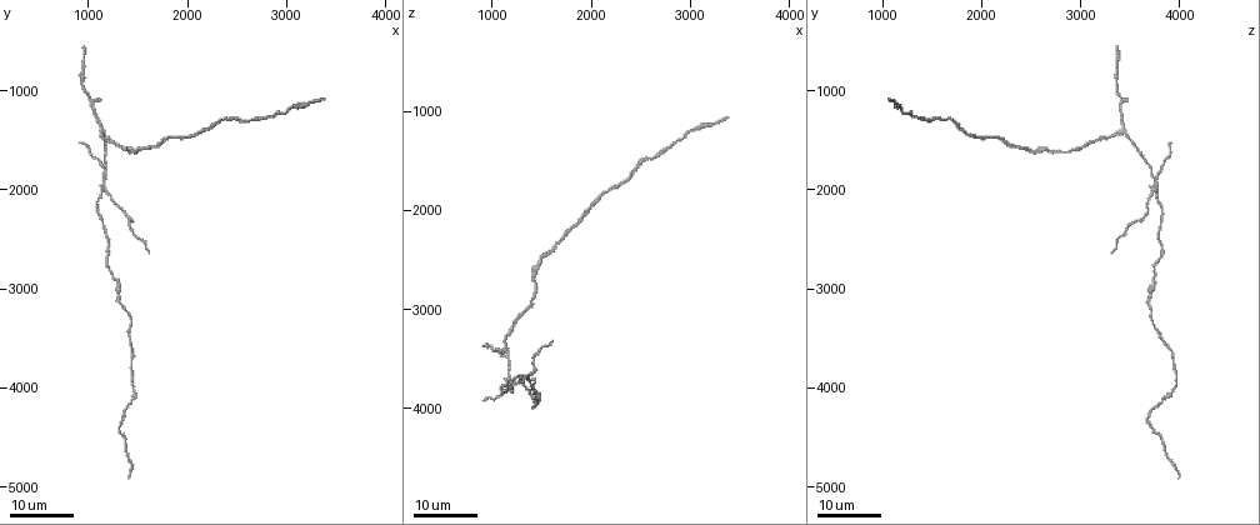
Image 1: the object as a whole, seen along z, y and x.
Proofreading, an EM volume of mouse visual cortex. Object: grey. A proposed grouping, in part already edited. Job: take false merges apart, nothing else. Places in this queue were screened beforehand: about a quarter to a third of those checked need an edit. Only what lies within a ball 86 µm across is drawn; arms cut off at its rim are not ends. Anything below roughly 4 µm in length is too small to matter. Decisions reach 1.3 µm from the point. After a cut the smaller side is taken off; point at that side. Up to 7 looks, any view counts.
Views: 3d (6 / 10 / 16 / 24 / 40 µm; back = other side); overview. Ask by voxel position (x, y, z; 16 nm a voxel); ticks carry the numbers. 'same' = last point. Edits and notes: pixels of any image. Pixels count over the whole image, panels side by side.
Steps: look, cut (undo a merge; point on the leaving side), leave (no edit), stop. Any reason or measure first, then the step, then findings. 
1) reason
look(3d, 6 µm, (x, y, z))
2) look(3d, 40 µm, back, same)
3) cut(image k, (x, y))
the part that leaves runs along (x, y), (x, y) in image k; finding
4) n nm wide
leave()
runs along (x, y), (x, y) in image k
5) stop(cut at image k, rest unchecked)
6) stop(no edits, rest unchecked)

sudden change in width
look(3d, 16 µm, (1460, 4140, 3840))

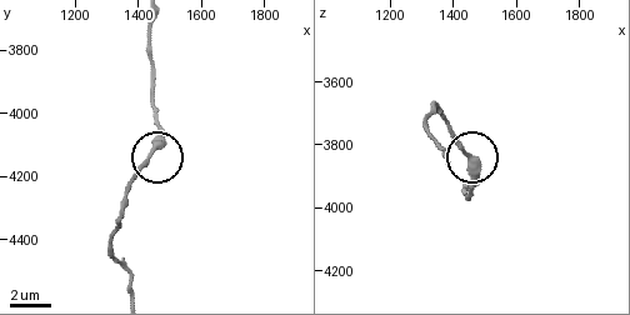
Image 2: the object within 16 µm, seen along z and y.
look(3d, 6 µm, (1430, 4130, 3820))

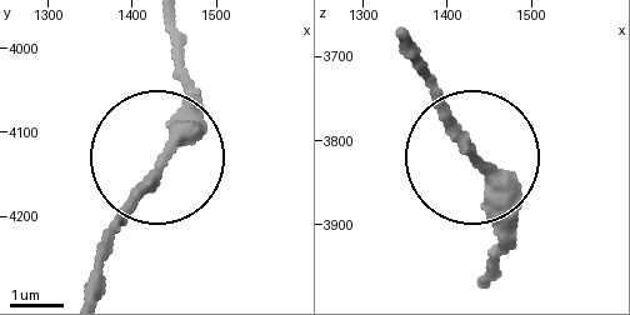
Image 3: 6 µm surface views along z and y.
from behind
look(3d, 6 µm, back, (1435, 4130, 3825))

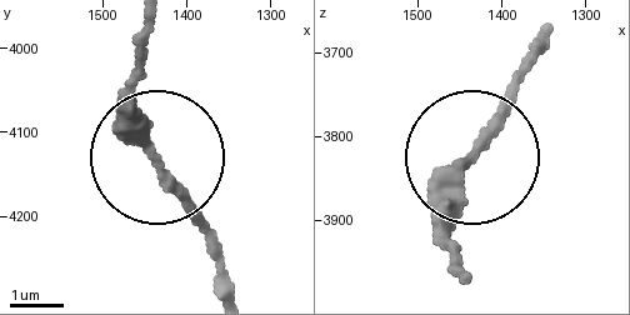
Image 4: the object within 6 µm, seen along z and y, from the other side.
leave()
one cell here

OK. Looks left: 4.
four-way junction
look(3d, 24 µm, (1160, 2000, 3740))

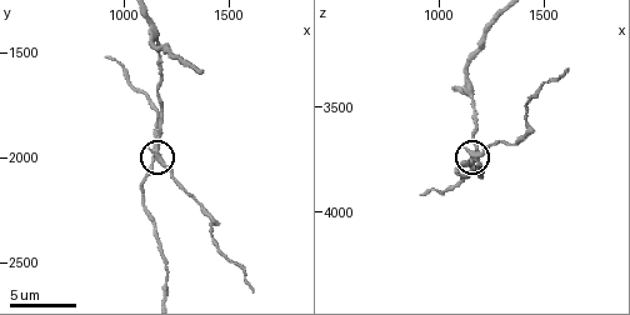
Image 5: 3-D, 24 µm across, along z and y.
look(3d, 10 µm, (1180, 2020, 3740))

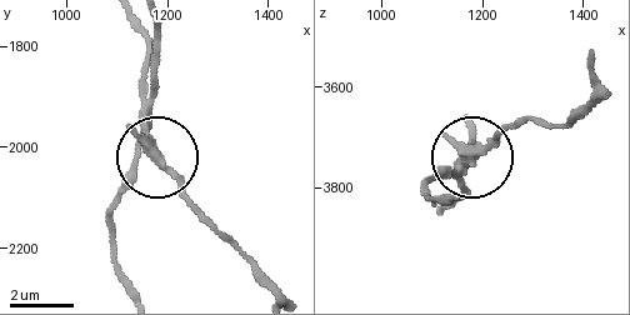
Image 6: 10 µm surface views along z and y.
290 nm wide
cut(image 6, (163, 164))
the part that leaves runs along (149, 120), (154, 150), (189, 206), (275, 293) in image 6; two cells meet here

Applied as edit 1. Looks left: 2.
stop(cut at image 6, rest unchecked)

